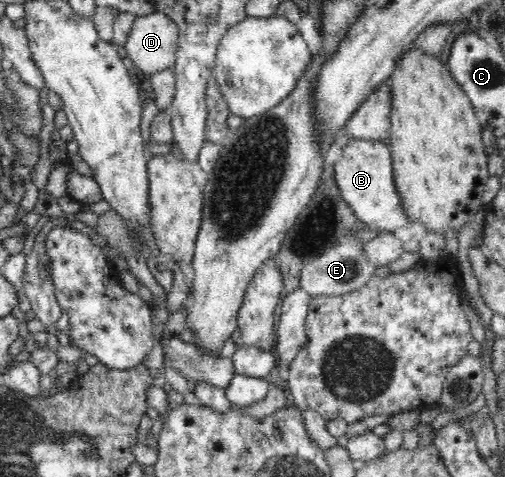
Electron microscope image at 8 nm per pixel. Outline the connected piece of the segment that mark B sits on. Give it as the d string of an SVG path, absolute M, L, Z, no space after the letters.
M350 139L342 148L341 158L334 164L334 177L337 187L341 191L341 197L353 208L352 220L358 224L375 224L381 233L393 233L398 228L411 228L413 226L414 222L407 217L407 211L403 209L401 197L399 197L397 187L395 187L391 149L387 148L383 141Z

